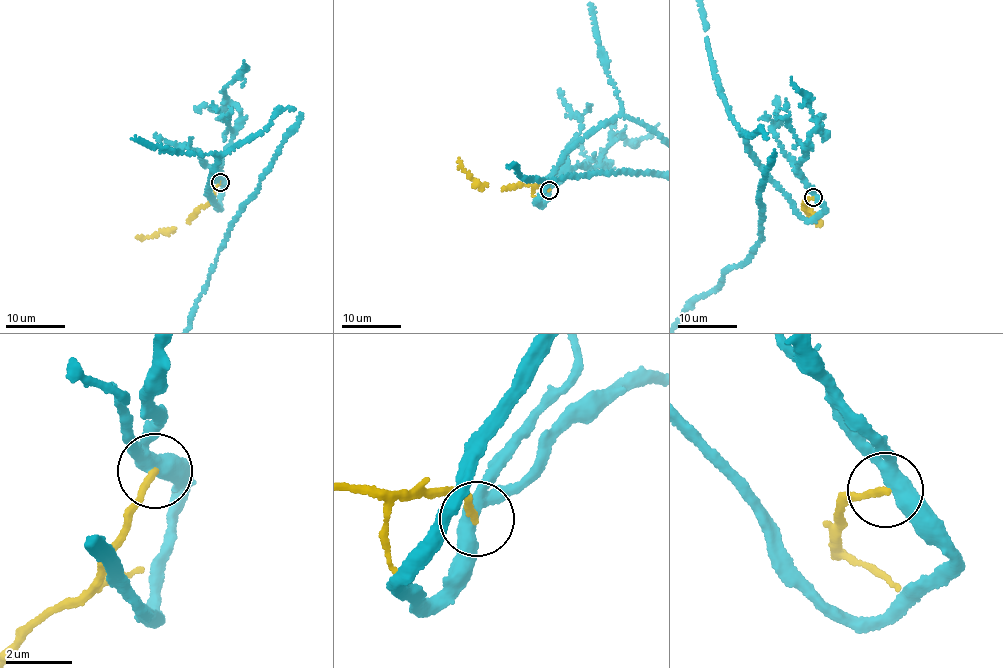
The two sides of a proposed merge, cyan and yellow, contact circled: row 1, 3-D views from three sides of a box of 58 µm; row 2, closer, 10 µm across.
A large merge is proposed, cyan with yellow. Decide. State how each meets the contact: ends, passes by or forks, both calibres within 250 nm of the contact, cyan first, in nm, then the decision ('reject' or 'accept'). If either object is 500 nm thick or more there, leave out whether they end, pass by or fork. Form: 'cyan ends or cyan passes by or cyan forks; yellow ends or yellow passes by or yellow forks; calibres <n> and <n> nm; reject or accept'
cyan forks; yellow ends; calibres 360 and 200 nm; reject

